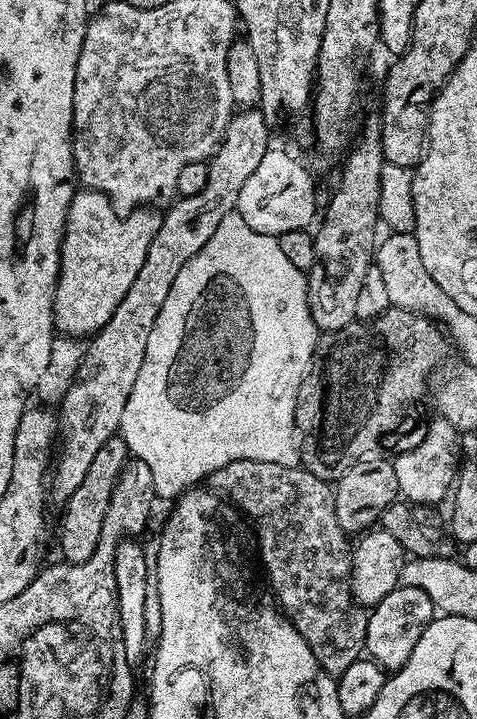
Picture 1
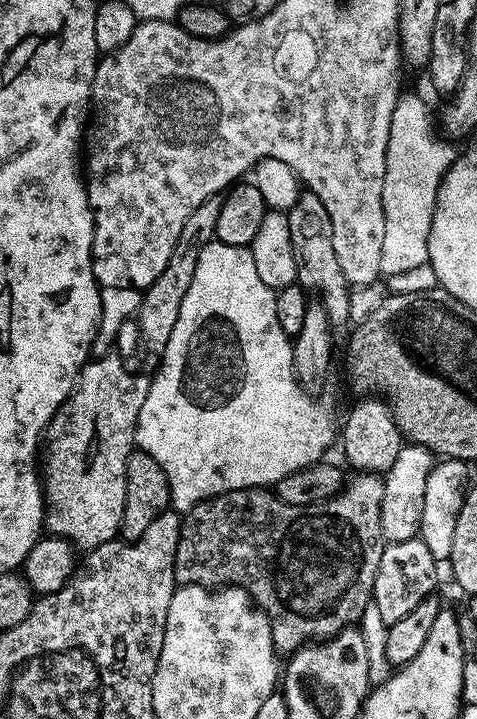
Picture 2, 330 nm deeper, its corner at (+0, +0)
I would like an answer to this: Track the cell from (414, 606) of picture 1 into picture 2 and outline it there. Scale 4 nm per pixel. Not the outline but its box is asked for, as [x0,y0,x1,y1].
[372,539,438,625]

